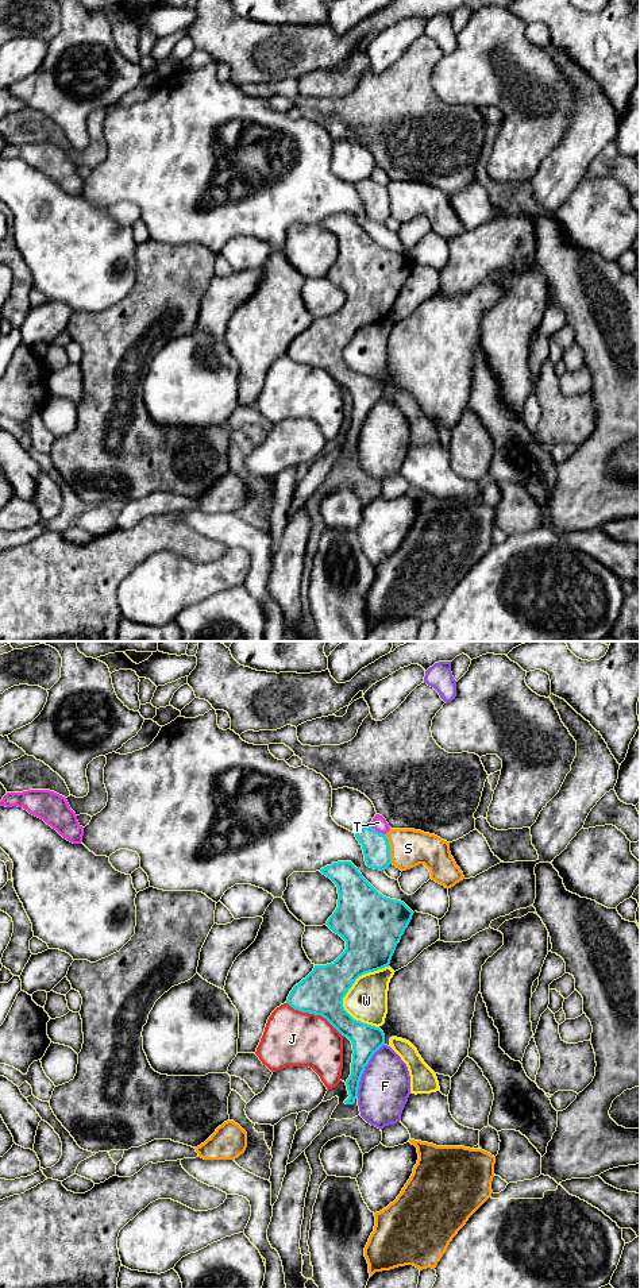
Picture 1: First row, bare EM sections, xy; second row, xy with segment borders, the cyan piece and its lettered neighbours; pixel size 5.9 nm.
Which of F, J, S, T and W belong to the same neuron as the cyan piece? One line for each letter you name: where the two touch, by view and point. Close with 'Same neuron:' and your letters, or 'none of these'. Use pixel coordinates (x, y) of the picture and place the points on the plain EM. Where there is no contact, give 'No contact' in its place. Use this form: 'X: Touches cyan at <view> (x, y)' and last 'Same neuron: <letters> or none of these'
Same neuron: none of these

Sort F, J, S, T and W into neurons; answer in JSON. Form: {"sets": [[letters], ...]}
{"sets": [["F"], ["J"], ["S"], ["T"], ["W"]]}

